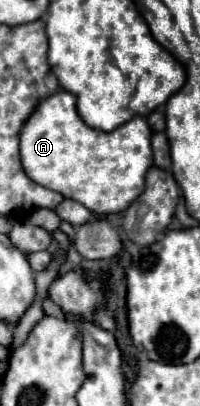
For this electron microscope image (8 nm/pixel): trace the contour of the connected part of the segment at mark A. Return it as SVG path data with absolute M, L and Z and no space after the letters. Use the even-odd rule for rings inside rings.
M58 91L46 99L40 99L32 115L22 123L20 129L20 163L24 173L38 185L58 191L66 199L82 203L96 215L122 213L142 191L146 171L152 167L152 131L144 117L134 117L122 127L106 133L88 127L76 113L76 97L68 91Z

